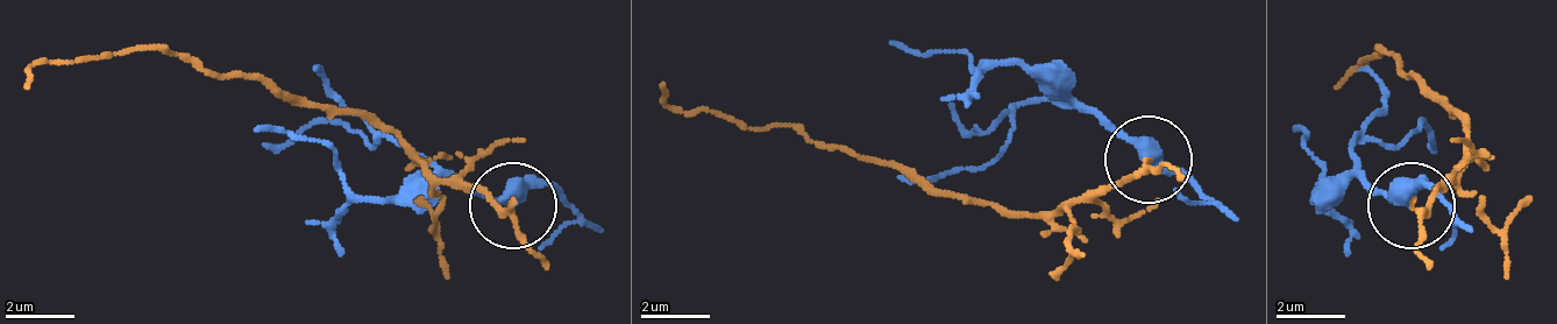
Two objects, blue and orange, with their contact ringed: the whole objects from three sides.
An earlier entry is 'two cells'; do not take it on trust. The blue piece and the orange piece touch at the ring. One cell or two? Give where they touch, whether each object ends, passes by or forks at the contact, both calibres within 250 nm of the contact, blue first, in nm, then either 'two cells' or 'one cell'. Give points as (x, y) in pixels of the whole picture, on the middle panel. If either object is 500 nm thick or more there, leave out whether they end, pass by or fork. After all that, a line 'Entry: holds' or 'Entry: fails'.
(1147, 160) | blue passes by | orange passes by | 400/160 nm | one cell
Entry: fails

